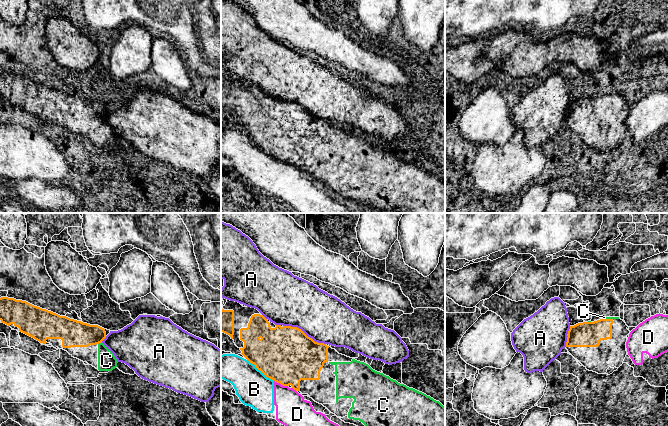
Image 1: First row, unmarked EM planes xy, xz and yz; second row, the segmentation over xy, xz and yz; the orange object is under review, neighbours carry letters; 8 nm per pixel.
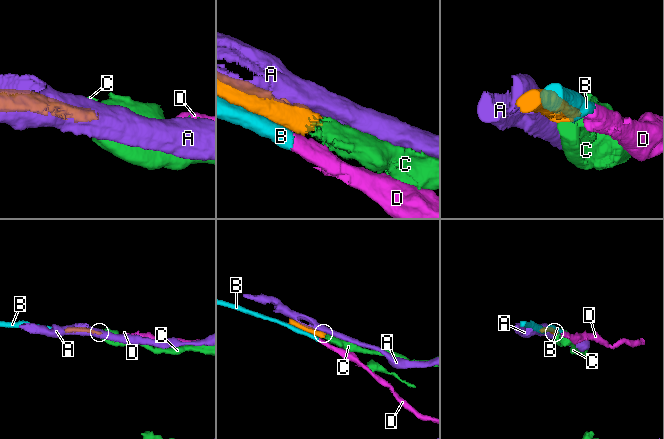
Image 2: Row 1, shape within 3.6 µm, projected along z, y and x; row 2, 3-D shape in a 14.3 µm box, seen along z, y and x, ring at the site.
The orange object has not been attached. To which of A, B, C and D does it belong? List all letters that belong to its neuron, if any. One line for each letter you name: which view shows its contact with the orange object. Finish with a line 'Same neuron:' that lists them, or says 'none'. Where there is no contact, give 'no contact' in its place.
C: contact in xy
Same neuron: C

